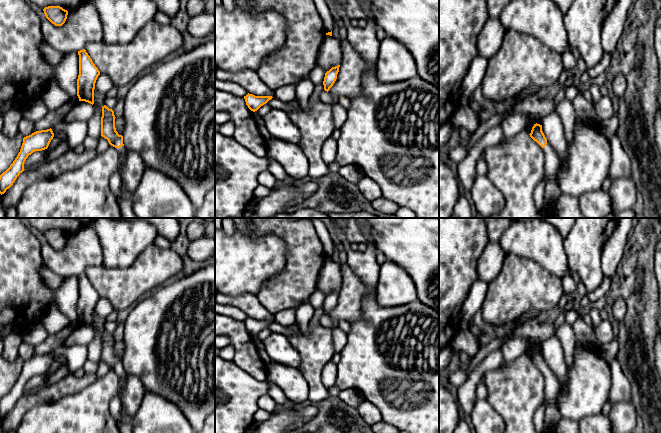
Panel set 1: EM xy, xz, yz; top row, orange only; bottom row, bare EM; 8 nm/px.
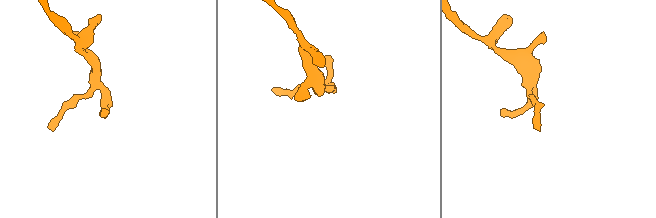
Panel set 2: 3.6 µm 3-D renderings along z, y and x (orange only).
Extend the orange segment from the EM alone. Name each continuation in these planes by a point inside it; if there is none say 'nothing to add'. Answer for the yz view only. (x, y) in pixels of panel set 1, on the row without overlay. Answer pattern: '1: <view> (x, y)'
1: yz (552, 416)

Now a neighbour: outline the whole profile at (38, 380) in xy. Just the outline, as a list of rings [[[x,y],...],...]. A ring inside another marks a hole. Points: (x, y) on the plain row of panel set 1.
[[[63,356],[55,357],[47,373],[42,375],[35,375],[28,380],[24,387],[24,393],[31,391],[33,388],[42,386],[45,380],[49,376],[51,376],[58,368],[60,368],[63,364],[67,365],[67,360],[65,357]]]

